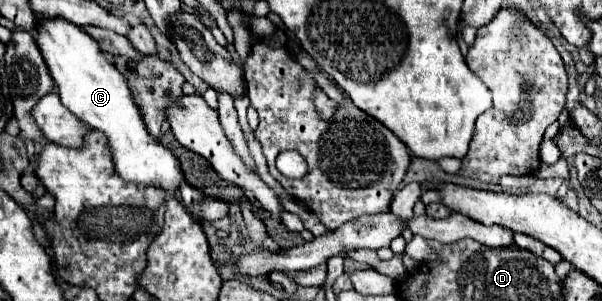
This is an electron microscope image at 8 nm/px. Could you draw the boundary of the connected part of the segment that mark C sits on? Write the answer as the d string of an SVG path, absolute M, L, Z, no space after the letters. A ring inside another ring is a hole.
M39 18L41 22L41 30L37 30L37 36L35 36L35 42L47 62L47 68L49 68L49 74L53 78L53 82L57 84L59 88L59 96L61 96L61 102L81 120L85 122L87 126L95 128L95 130L101 130L107 140L109 140L109 146L111 146L111 152L113 152L113 160L115 160L115 168L117 168L117 174L127 180L127 182L137 182L137 184L155 184L159 188L163 188L165 192L177 192L179 190L179 184L183 182L183 174L181 174L181 166L179 166L179 160L155 138L151 138L151 134L147 132L145 124L143 124L143 118L141 118L141 112L139 108L133 104L133 98L129 94L129 86L125 82L125 78L119 74L119 70L107 62L107 58L103 56L101 48L99 48L99 42L93 40L93 36L89 36L85 30L81 30L79 26L75 26L73 22L69 24L69 20L63 20L63 18Z

